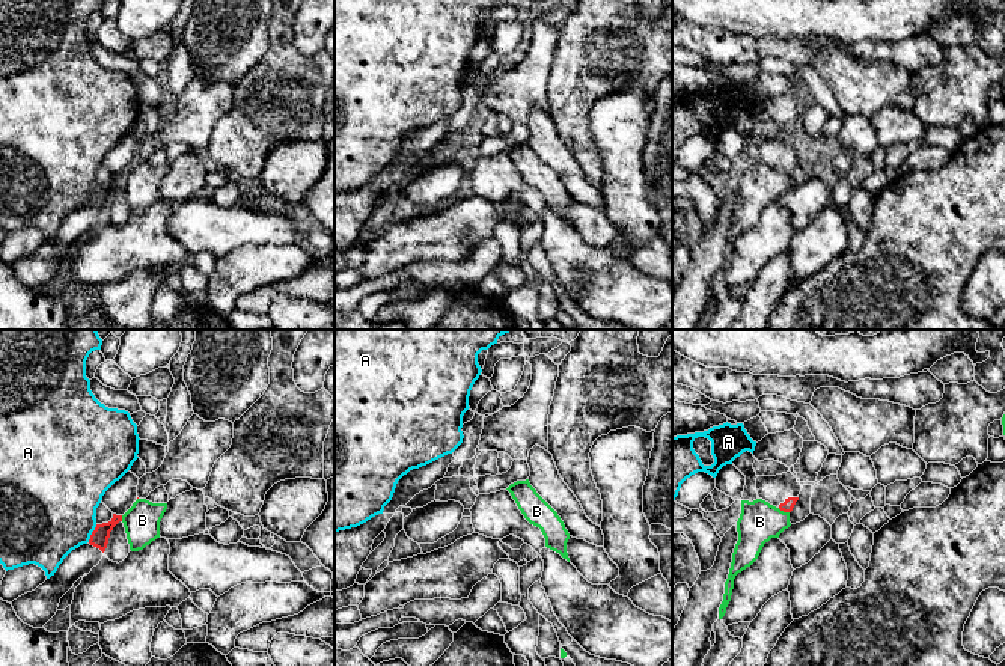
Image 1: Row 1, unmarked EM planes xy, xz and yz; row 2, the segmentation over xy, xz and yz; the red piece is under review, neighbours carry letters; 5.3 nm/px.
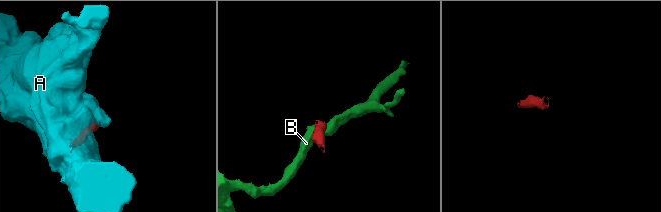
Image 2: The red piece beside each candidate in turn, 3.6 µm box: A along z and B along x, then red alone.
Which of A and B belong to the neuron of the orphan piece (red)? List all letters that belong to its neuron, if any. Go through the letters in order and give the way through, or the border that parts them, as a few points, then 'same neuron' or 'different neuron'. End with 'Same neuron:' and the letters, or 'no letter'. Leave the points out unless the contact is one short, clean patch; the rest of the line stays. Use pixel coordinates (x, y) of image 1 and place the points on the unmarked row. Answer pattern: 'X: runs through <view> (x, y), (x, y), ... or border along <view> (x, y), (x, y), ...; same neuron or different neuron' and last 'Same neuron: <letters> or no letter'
A: border along xy (97, 187), (88, 204); different neuron
B: border along yz (778, 171), (788, 175); different neuron
Same neuron: no letter

